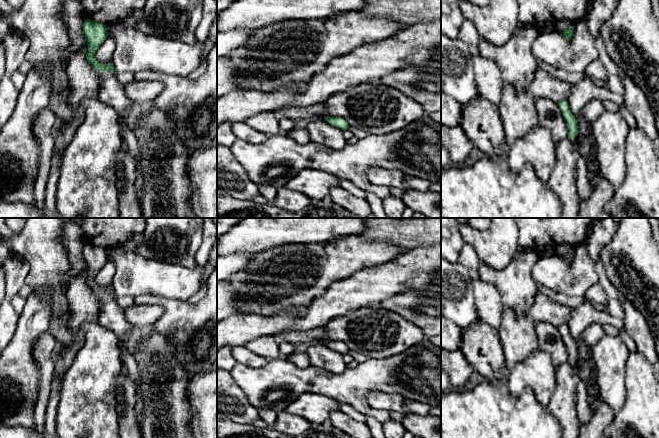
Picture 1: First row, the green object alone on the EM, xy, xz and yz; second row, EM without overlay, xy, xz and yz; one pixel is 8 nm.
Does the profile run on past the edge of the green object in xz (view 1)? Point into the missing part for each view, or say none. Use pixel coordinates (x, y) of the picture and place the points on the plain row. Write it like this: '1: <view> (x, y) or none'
1: none

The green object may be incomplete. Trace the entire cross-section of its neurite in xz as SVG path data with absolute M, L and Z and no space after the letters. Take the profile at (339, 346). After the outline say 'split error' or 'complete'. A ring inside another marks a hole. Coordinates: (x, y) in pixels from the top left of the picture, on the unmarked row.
M329 340L329 341L326 341L325 343L329 348L335 351L341 352L342 354L347 354L349 352L349 348L344 342Z | complete

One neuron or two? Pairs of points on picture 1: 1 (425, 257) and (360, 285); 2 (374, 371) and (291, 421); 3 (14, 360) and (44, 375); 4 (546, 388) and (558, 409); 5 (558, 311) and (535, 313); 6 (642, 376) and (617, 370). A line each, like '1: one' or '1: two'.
1: one
2: two
3: two
4: two
5: one
6: two

